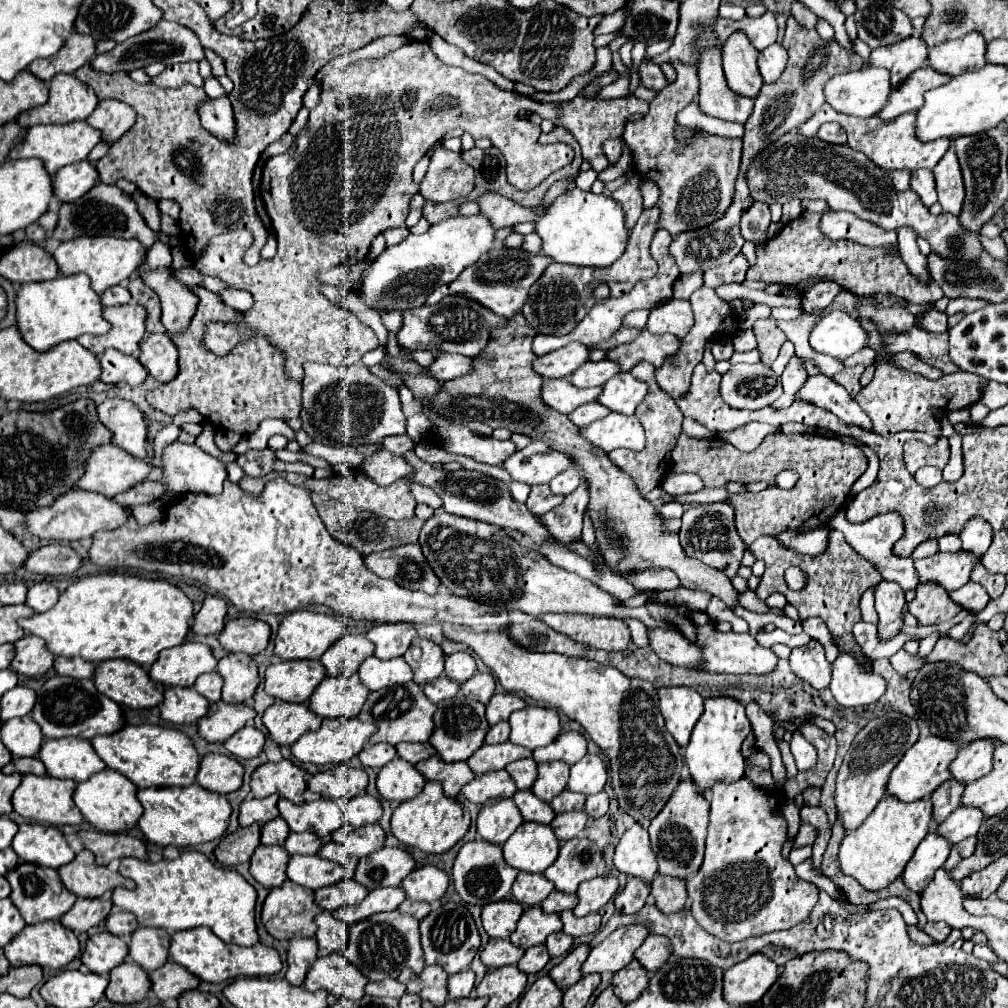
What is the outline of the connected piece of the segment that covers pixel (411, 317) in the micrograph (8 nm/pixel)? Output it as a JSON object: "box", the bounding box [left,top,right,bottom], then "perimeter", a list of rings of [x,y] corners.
{"box":[397,296,503,358],"perimeter":[[[447,296],[431,308],[413,308],[403,312],[403,326],[397,332],[397,342],[399,346],[409,350],[441,350],[473,358],[487,346],[489,328],[501,322],[503,320],[499,316],[473,300],[461,296]]]}

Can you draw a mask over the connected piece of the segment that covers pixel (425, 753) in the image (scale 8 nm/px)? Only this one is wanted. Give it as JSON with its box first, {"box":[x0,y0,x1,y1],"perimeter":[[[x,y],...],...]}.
{"box":[395,742,435,764],"perimeter":[[[401,742],[395,746],[397,748],[397,754],[411,762],[411,764],[417,764],[419,760],[425,760],[425,758],[431,758],[435,756],[435,748],[429,744],[429,742],[423,742],[423,744],[415,744],[415,742]]]}

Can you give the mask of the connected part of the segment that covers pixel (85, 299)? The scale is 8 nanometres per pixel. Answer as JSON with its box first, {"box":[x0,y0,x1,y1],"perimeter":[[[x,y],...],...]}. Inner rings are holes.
{"box":[17,274,111,352],"perimeter":[[[85,274],[75,276],[59,276],[47,282],[29,282],[21,284],[17,292],[17,328],[21,338],[37,352],[47,352],[51,346],[75,340],[81,334],[107,334],[111,324],[101,318],[101,300],[91,290],[91,280]]]}

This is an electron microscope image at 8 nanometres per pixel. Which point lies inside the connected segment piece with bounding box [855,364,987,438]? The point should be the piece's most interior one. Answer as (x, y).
(895, 400)

